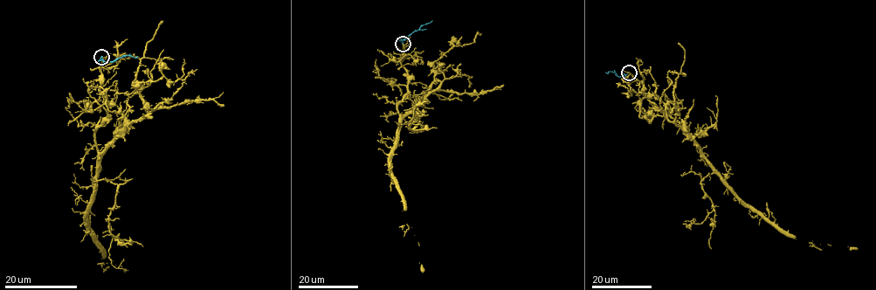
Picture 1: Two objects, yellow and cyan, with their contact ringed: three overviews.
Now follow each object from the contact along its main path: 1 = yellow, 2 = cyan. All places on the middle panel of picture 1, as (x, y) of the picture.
1: (403, 44), (408, 93), (397, 104), (399, 136), (391, 176), (403, 198), (404, 224), (418, 244), (423, 272)
2: (403, 44), (409, 35), (432, 20)

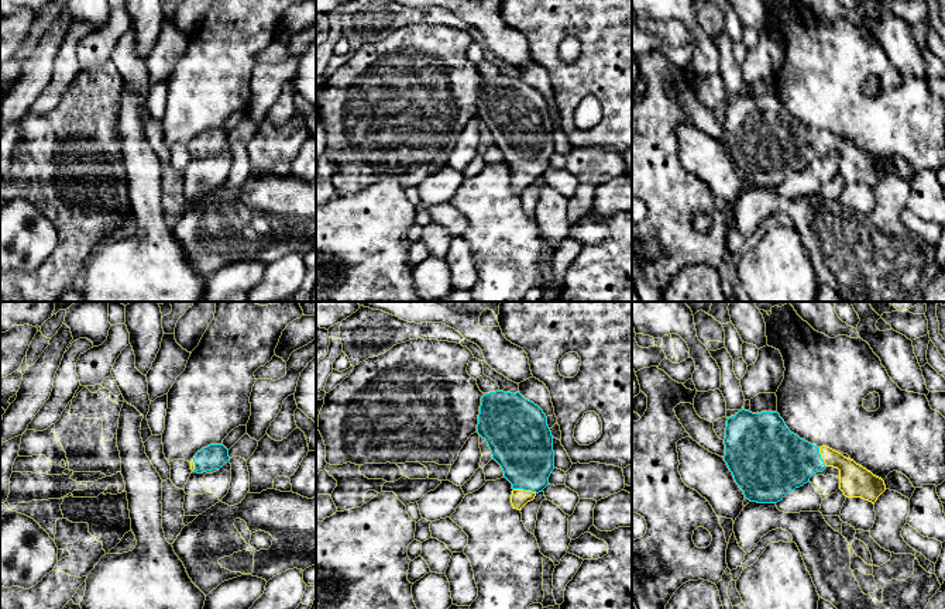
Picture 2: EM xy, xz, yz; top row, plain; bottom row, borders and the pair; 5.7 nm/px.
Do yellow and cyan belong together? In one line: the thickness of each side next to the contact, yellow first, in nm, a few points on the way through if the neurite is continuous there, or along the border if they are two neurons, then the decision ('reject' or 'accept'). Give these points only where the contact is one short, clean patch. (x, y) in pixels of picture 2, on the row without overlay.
100 nm thick on the yellow side, 340 nm on the other; runs through xz (519, 182), (525, 175), (523, 131); accept

